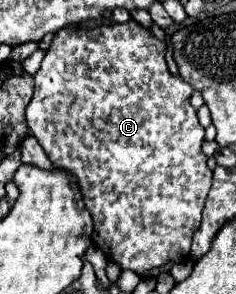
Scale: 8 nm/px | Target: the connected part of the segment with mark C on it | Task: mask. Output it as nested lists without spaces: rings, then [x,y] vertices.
[[[129,20],[125,24],[103,22],[89,30],[63,28],[53,36],[53,42],[41,62],[41,68],[33,76],[35,78],[35,94],[25,110],[27,126],[29,126],[31,134],[37,138],[37,142],[41,144],[41,148],[45,150],[47,158],[53,162],[53,166],[59,170],[65,170],[77,178],[83,202],[93,216],[93,226],[95,226],[93,244],[97,248],[101,248],[107,254],[107,258],[115,260],[123,270],[133,270],[139,276],[145,274],[145,278],[155,278],[161,272],[169,272],[173,264],[179,264],[179,262],[183,262],[183,258],[189,256],[191,238],[193,238],[193,232],[201,224],[201,210],[203,210],[205,198],[211,188],[211,170],[207,168],[207,158],[201,152],[205,128],[199,124],[195,108],[189,102],[193,88],[185,80],[171,76],[167,62],[165,62],[165,52],[167,52],[167,46],[161,40],[157,40],[149,28],[139,26],[135,20]]]

